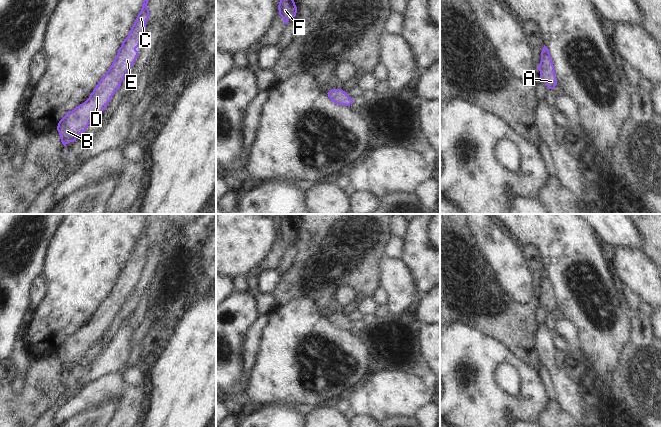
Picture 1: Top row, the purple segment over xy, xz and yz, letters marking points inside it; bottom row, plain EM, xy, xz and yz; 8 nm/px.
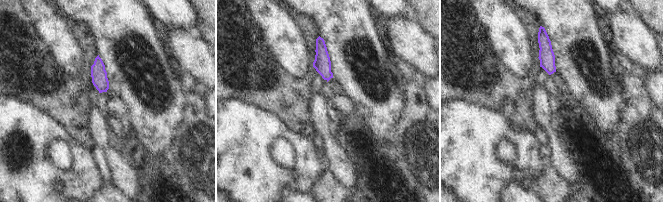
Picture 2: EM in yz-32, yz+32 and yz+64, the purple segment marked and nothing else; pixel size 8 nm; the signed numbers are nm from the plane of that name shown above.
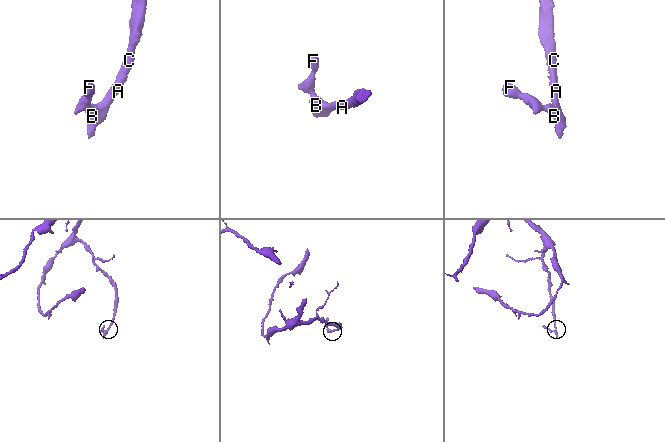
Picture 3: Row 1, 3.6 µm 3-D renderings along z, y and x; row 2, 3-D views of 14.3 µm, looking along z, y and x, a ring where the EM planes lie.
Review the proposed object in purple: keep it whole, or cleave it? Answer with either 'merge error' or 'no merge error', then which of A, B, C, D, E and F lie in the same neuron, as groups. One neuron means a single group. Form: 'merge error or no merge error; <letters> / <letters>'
no merge error; A B C D E F

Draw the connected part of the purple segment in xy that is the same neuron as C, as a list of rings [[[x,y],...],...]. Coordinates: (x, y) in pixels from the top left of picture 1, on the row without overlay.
[[[145,214],[140,237],[128,260],[122,266],[111,291],[100,303],[89,322],[72,335],[67,336],[59,345],[57,354],[65,371],[68,367],[76,365],[78,359],[85,357],[88,349],[107,331],[111,321],[129,297],[139,278],[136,272],[145,261],[146,245],[150,243],[147,228],[152,216],[153,214]]]

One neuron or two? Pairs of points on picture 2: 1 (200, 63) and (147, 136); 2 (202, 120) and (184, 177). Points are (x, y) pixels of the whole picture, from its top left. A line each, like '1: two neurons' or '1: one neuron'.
1: two neurons
2: one neuron

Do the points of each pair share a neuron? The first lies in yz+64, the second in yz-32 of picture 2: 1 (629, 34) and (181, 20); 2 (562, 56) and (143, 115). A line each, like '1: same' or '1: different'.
1: different
2: same

